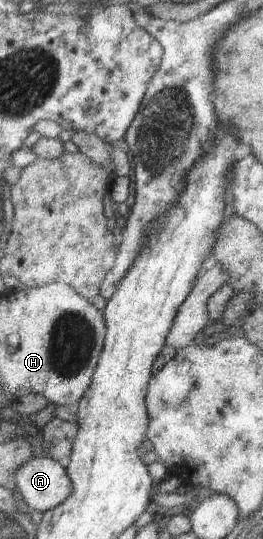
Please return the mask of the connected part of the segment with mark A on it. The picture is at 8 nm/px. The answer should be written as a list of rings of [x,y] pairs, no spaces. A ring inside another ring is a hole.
[[[49,456],[33,457],[16,472],[17,494],[29,501],[30,511],[45,512],[63,504],[72,495],[68,469]]]

